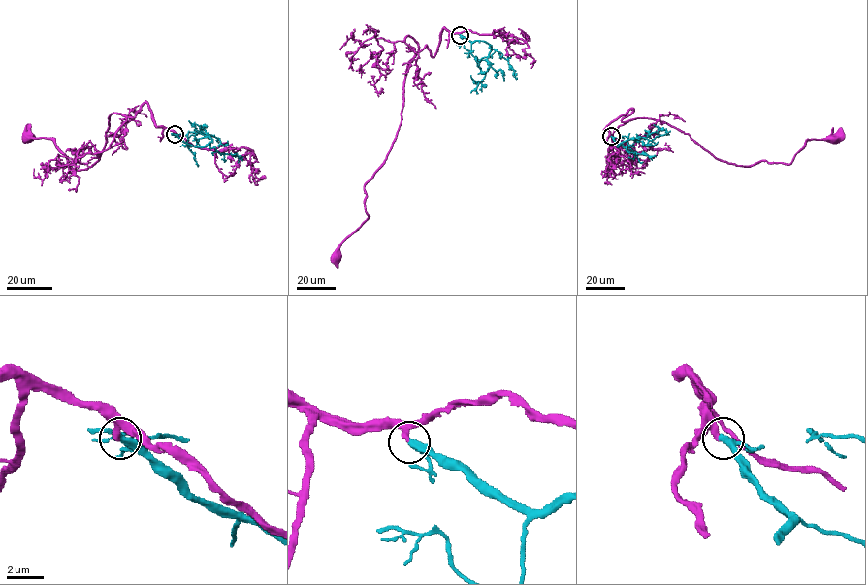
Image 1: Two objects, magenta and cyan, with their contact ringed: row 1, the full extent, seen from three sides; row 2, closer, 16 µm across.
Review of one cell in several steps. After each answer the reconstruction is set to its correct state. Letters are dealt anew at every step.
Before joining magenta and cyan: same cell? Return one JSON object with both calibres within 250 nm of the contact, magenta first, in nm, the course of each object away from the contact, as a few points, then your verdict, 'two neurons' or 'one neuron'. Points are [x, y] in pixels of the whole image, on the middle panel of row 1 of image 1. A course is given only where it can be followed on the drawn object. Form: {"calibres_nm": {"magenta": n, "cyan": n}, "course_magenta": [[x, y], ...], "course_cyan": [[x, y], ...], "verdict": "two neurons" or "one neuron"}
{"calibres_nm": {"magenta": 280, "cyan": 400}, "course_magenta": [[459, 34], [443, 28], [434, 56], [426, 45], [408, 63], [396, 138], [364, 185], [369, 217], [335, 258]], "course_cyan": [[459, 34], [472, 42], [484, 41], [491, 47], [487, 59], [489, 69], [484, 78], [477, 84], [470, 76]], "verdict": "one neuron"}

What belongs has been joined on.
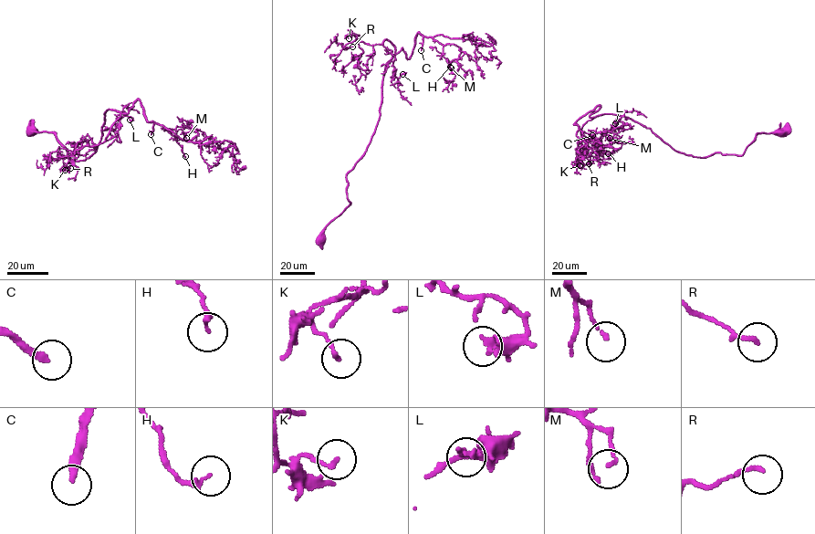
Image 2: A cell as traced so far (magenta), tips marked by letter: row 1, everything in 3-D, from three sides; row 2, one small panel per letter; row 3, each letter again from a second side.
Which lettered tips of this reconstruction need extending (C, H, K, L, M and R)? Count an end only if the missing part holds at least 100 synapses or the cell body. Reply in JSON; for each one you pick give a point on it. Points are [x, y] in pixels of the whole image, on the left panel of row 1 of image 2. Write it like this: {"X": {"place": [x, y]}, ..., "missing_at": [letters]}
{"C": {"place": [151, 134]}, "missing_at": ["C"]}

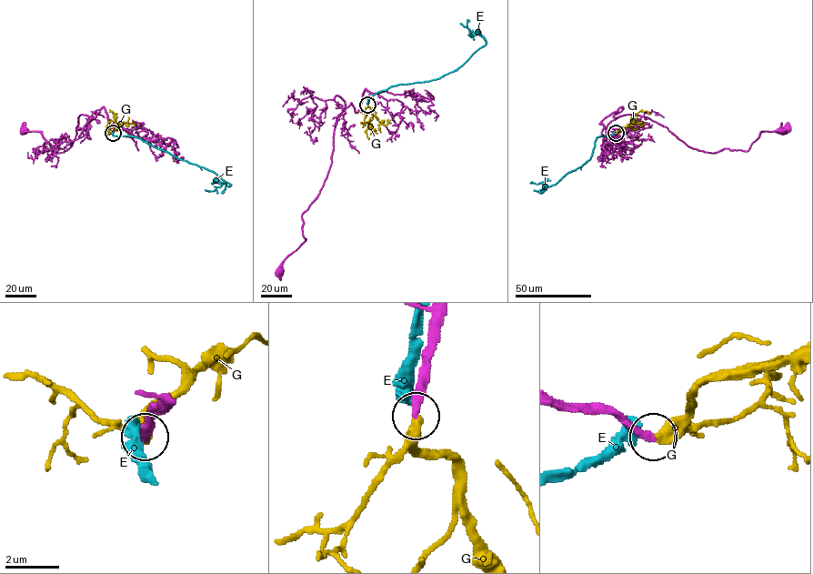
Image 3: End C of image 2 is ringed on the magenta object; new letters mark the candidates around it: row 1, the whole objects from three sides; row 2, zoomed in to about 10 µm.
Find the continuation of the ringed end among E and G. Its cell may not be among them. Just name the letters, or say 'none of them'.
G

